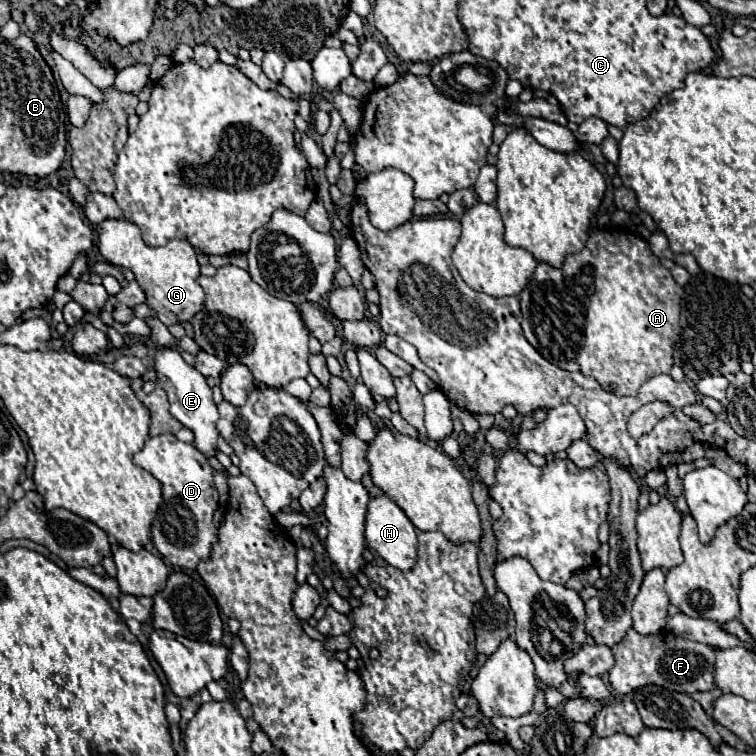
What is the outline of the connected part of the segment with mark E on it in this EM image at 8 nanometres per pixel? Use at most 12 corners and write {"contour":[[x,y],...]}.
{"contour":[[158,349],[154,371],[170,413],[214,457],[220,419],[204,375],[178,349]]}

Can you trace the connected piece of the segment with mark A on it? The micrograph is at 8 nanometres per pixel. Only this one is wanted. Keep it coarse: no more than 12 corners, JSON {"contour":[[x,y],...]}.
{"contour":[[594,229],[520,293],[528,343],[618,397],[670,373],[684,289]]}

